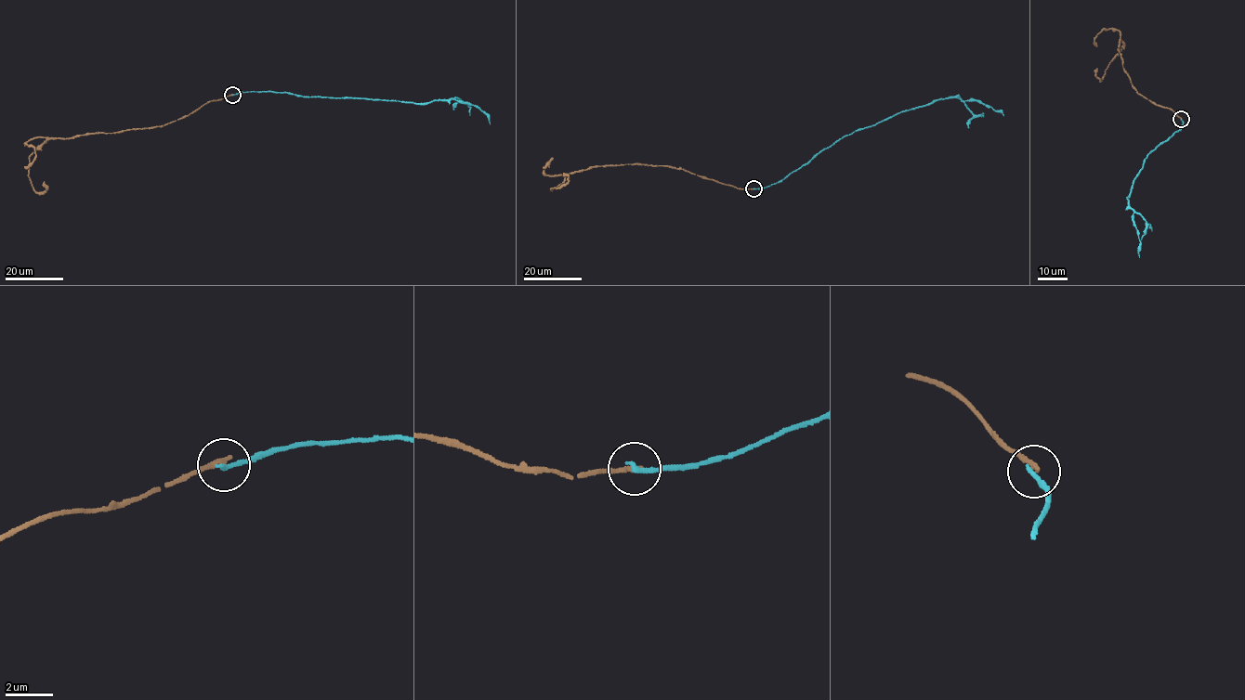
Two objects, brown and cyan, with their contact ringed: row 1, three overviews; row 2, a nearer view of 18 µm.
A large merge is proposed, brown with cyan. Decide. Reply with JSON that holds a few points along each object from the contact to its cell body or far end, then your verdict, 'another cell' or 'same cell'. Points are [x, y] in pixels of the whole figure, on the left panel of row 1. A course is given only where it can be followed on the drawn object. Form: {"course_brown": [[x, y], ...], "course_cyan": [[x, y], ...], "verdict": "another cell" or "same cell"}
{"course_brown": [[232, 95], [162, 126], [47, 140], [30, 155], [29, 166], [36, 192], [47, 188], [44, 182]], "course_cyan": [[232, 95], [268, 91], [306, 97], [423, 104], [455, 99], [475, 105], [485, 114], [490, 123]], "verdict": "another cell"}

